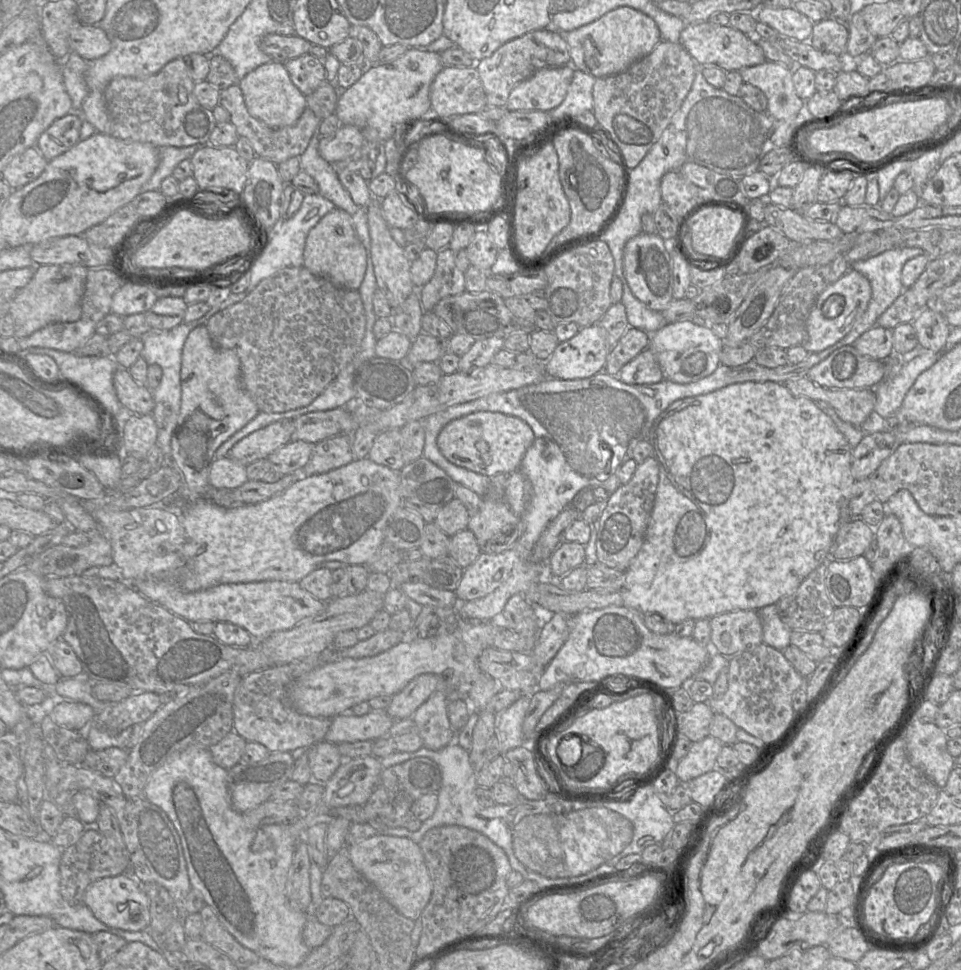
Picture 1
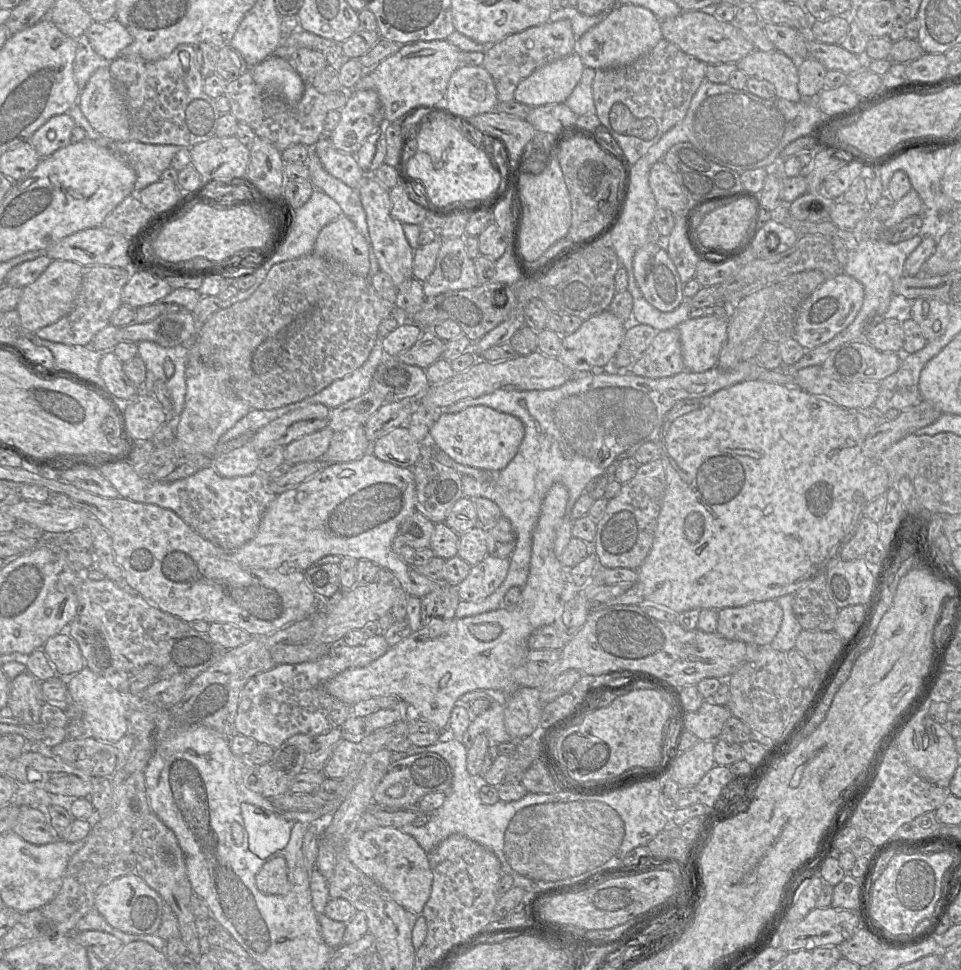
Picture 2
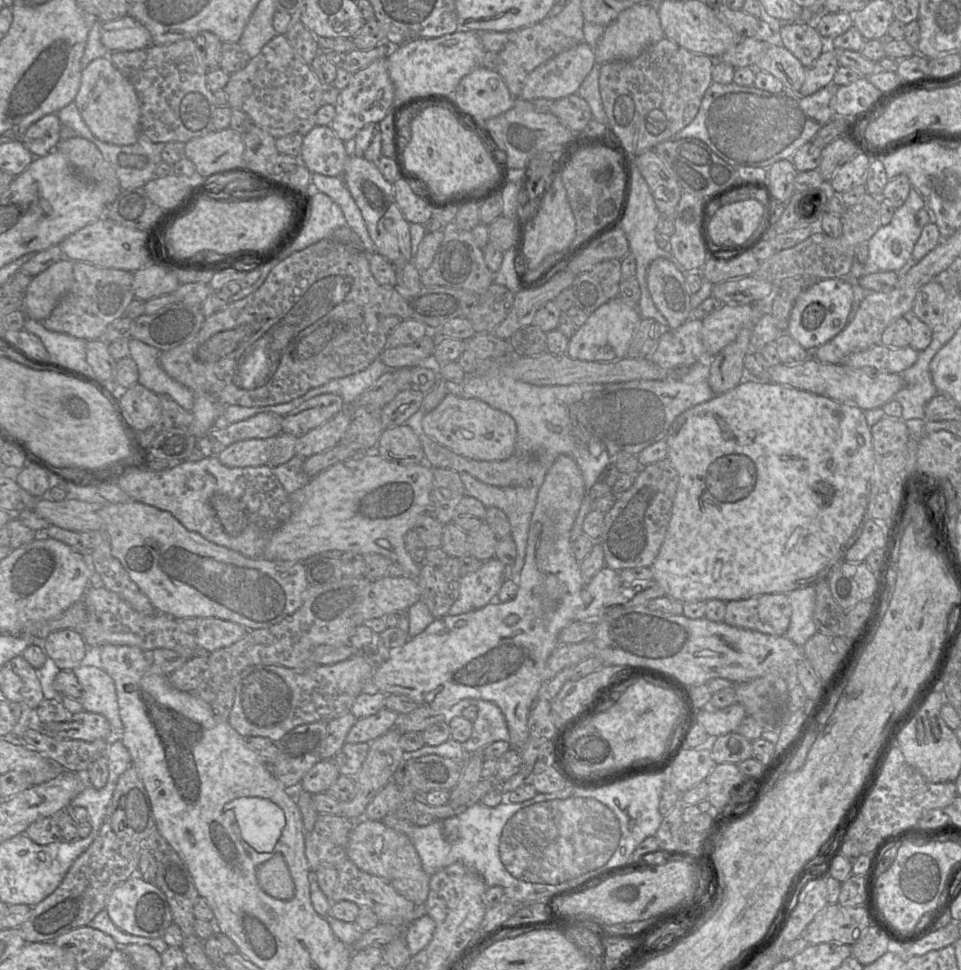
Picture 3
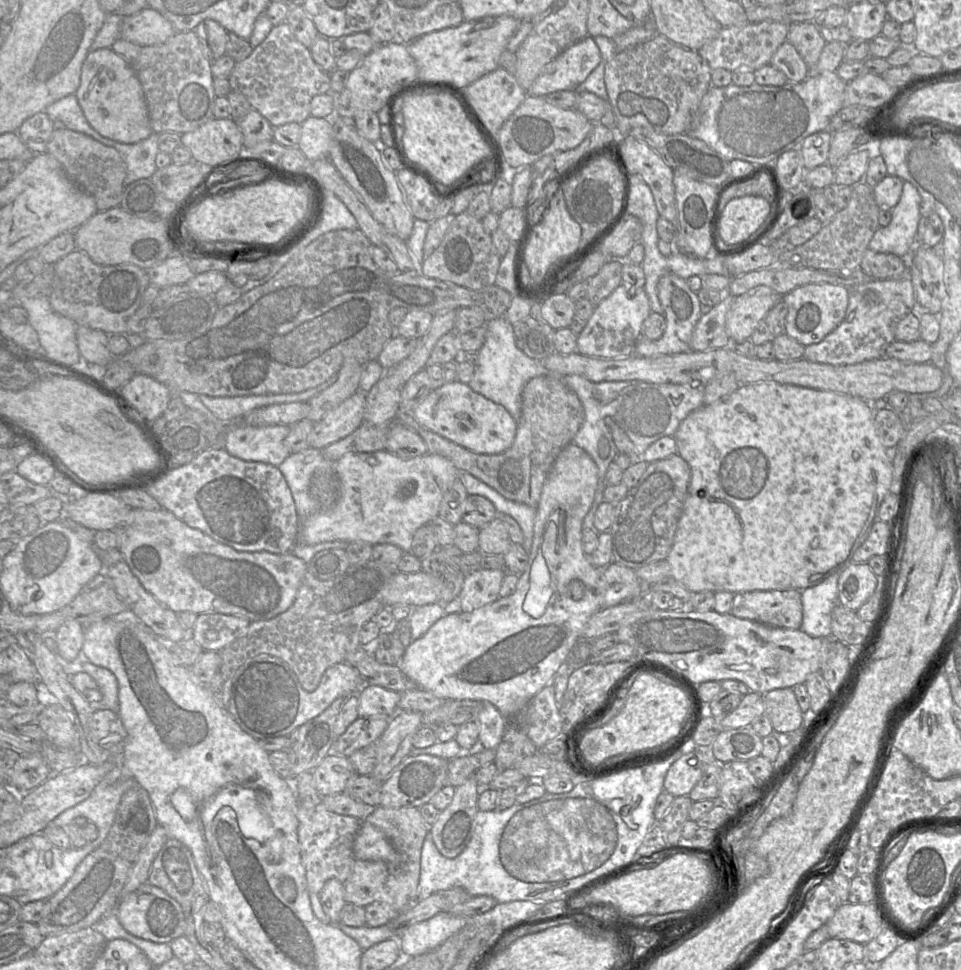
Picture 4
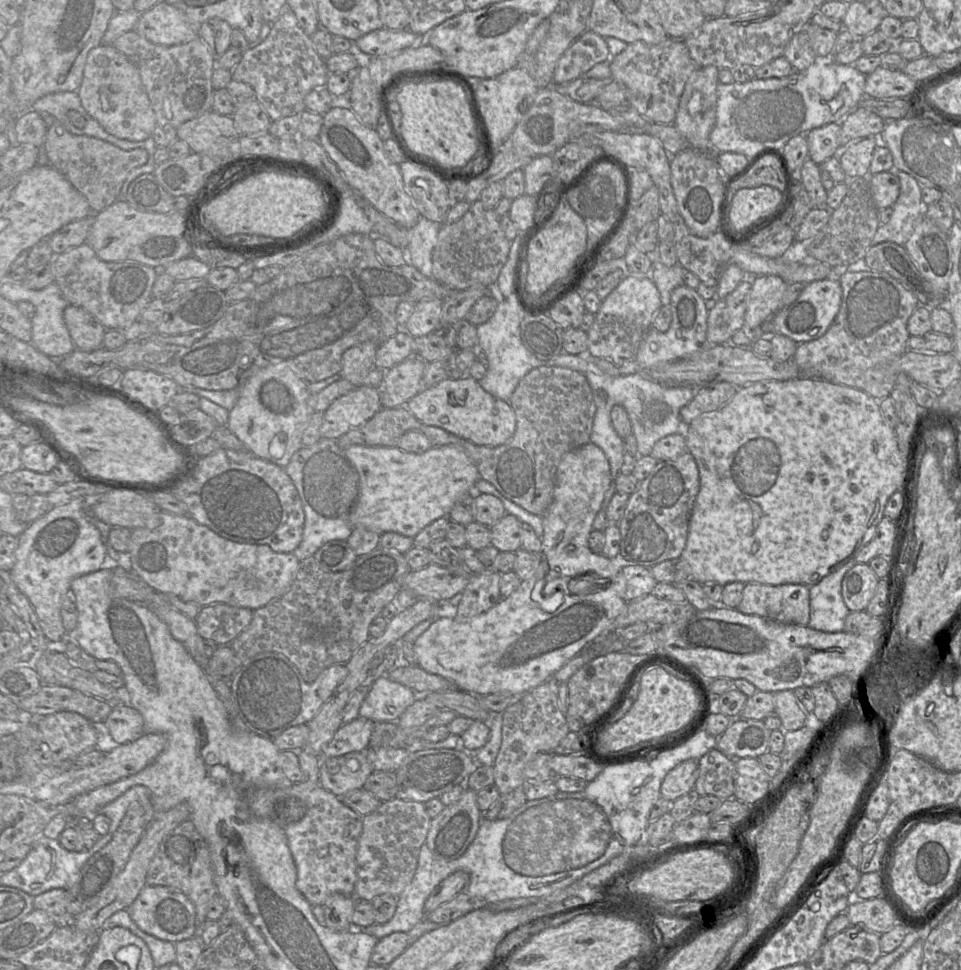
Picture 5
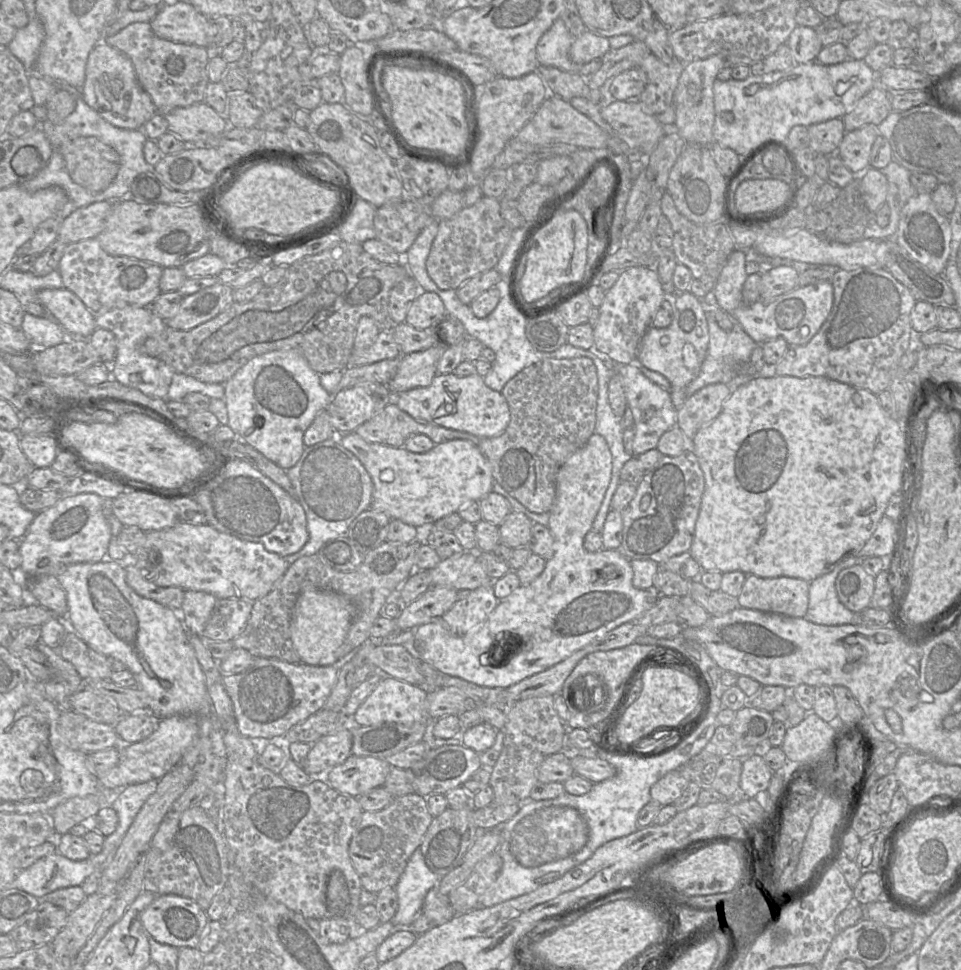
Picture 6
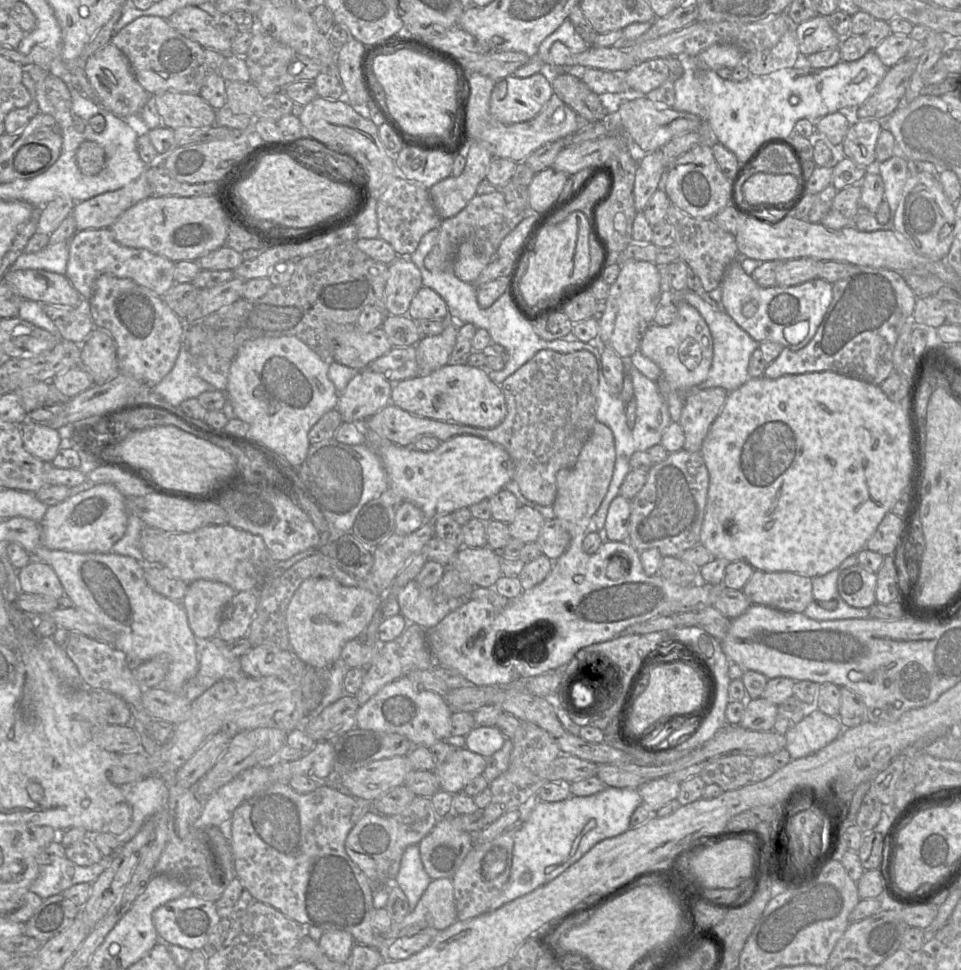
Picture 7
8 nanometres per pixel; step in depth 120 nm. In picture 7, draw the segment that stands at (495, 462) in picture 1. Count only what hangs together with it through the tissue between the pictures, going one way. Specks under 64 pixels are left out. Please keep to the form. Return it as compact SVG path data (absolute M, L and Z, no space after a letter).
M448 363L427 375L394 383L390 402L415 416L483 429L497 427L507 412L501 386L491 381L486 368L466 363Z

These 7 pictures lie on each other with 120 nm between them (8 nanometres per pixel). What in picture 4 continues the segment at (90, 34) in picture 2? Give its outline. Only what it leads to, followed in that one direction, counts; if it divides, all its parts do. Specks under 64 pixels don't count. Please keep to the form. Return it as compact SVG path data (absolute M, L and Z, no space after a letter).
M149 6L124 17L121 24L121 38L138 45L163 44L175 33L172 23Z

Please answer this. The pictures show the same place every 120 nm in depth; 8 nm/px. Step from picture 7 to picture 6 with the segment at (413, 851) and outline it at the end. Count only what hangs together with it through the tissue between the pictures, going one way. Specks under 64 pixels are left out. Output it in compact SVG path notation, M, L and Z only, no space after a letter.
M418 847L393 887L398 898L398 908L390 922L397 929L409 928L421 913L426 894L438 885L440 879L427 867L422 851Z

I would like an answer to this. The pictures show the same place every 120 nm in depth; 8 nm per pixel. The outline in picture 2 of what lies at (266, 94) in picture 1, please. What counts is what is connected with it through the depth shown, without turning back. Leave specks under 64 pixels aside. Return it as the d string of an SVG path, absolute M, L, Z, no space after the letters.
M272 55L254 67L250 67L254 82L268 96L297 104L304 93L305 82L288 59Z

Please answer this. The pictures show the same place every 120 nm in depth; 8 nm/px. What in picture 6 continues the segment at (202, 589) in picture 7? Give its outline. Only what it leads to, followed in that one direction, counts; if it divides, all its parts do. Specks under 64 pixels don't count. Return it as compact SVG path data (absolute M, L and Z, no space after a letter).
M202 591L184 592L184 600L179 613L190 634L203 636L203 631L217 600L215 596Z

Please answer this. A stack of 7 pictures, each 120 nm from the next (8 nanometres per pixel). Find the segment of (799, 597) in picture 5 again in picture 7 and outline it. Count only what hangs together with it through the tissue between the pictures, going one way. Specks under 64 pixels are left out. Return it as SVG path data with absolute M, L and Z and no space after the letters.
M754 570L742 591L752 604L802 613L812 601L812 578Z

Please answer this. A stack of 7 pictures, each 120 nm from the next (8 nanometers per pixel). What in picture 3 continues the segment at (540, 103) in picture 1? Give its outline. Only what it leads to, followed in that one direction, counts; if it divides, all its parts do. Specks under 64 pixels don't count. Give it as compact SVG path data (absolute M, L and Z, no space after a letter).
M583 41L554 56L530 72L524 81L519 98L523 100L547 98L556 101L570 96L578 91L595 63L594 49Z

